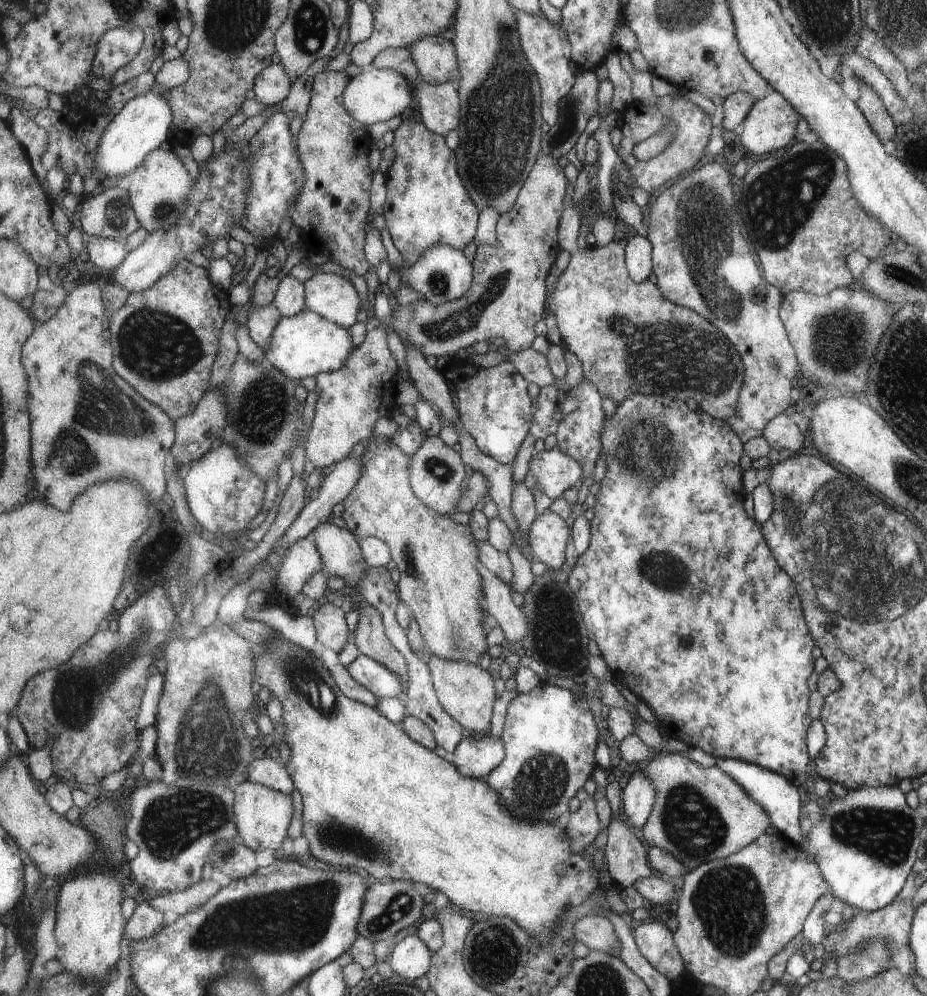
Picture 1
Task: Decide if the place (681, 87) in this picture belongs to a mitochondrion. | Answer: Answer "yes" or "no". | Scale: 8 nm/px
no

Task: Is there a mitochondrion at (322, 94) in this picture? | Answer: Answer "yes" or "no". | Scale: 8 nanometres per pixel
no

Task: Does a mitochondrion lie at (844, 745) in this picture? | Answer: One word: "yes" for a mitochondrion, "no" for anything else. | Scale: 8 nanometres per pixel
no

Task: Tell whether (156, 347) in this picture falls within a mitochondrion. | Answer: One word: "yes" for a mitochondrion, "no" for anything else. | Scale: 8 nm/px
yes

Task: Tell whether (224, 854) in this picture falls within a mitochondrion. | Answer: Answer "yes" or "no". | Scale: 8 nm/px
yes

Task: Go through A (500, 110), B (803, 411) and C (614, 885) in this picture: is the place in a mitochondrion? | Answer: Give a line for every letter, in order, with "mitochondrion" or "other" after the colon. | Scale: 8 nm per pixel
A: mitochondrion
B: other
C: other

